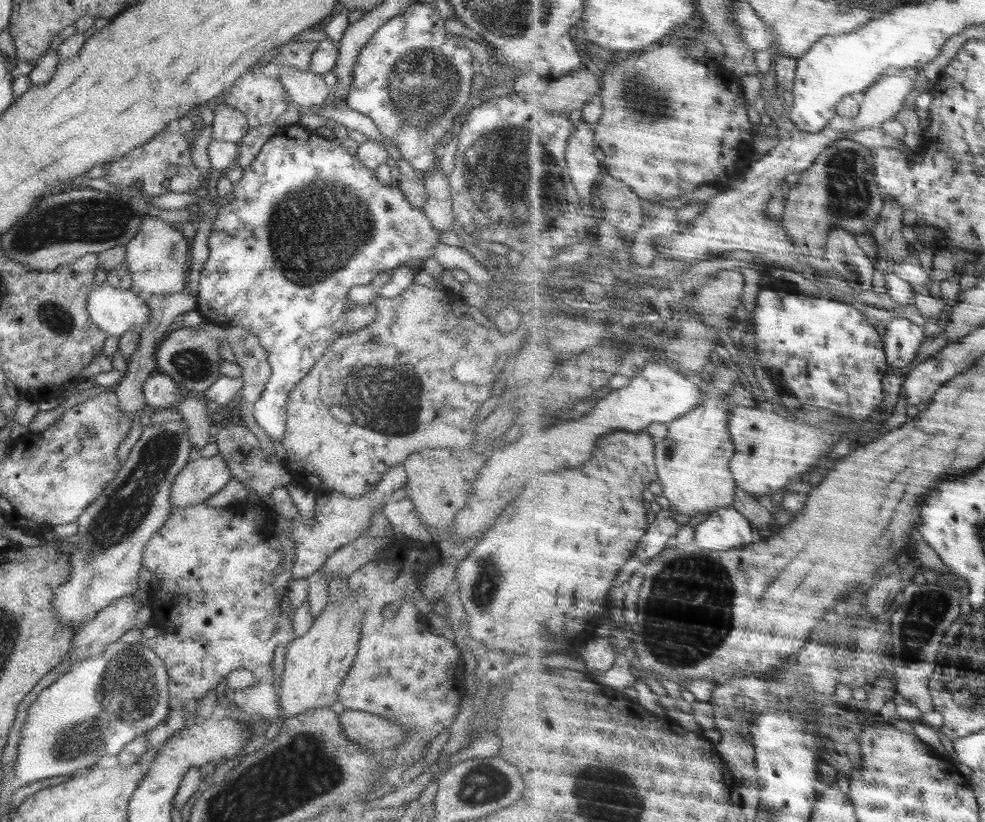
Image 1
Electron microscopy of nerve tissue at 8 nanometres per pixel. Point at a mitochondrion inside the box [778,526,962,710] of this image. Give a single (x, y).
(927, 609)

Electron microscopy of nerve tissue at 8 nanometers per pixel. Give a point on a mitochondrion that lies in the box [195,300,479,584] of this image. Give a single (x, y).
(380, 393)

